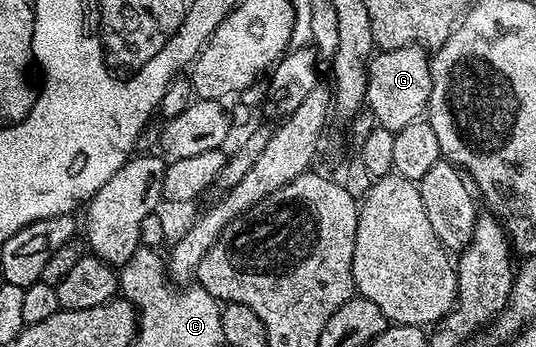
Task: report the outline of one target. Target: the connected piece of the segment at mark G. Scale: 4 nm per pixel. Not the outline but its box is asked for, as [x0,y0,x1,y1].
[366,44,431,133]

